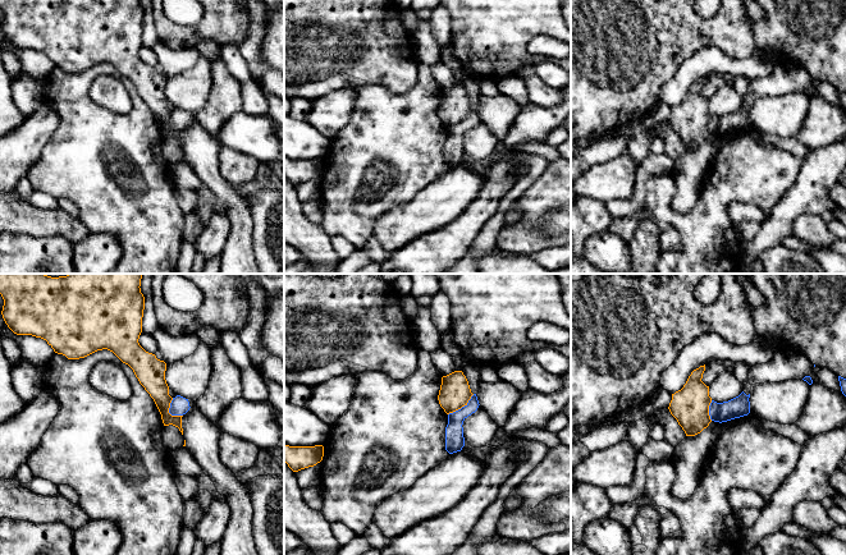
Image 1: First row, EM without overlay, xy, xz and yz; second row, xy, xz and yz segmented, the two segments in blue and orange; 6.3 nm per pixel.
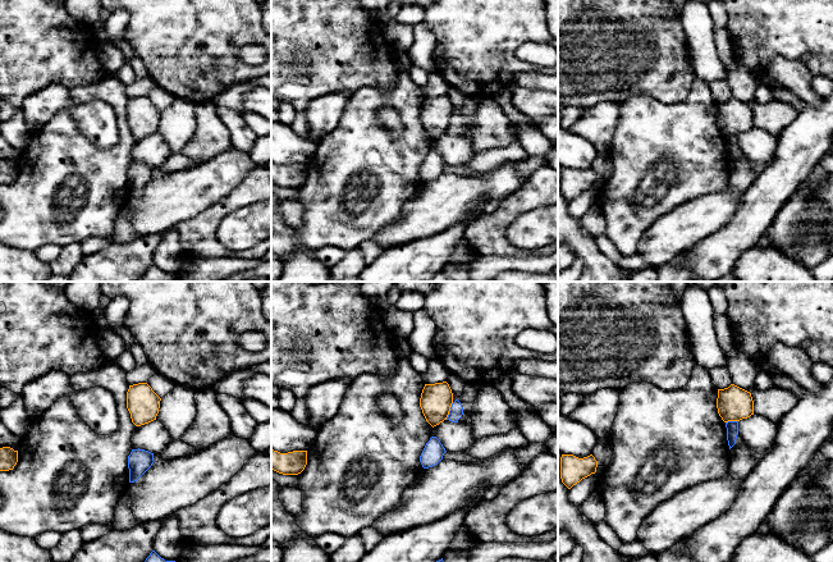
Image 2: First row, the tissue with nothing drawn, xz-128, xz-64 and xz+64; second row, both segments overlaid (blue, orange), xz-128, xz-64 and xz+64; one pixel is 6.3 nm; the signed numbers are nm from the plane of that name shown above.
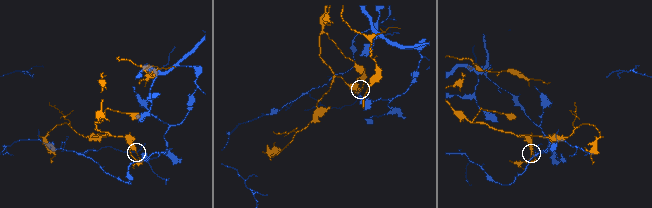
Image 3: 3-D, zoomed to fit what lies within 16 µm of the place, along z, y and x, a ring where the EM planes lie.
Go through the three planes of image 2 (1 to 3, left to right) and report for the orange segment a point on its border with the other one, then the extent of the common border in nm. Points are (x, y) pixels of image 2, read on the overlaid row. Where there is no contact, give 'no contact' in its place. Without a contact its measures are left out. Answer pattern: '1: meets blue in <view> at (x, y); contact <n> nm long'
1: no contact
2: meets blue in xz-64 at (449, 411); contact 120 nm long
3: meets blue in xz+64 at (731, 421); contact 80 nm long

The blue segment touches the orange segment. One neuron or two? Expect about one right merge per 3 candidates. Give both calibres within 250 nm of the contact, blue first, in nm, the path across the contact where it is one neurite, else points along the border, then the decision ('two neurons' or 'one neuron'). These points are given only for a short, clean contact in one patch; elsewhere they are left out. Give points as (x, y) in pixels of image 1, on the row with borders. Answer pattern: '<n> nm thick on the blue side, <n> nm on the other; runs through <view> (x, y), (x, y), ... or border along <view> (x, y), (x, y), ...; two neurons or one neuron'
120 nm thick on the blue side, 200 nm on the other; border along xz (474, 394), (463, 406), (448, 414); two neurons

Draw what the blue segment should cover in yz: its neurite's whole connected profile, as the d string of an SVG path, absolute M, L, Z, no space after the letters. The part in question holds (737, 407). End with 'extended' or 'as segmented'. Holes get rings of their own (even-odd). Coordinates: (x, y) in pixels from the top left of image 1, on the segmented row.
M744 391L723 403L717 403L712 400L709 405L709 416L710 419L714 422L727 422L735 418L740 418L744 416L747 416L750 413L750 402L749 402L750 394L746 395Z; as segmented

